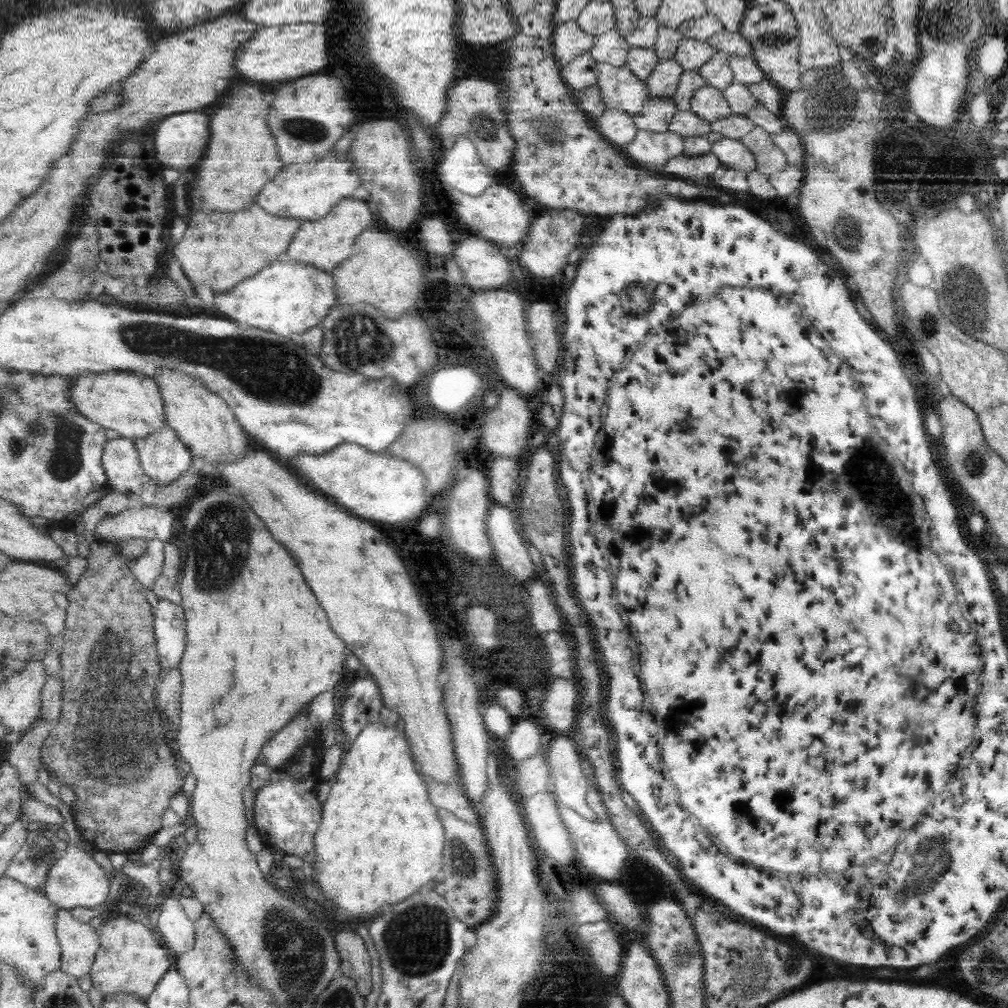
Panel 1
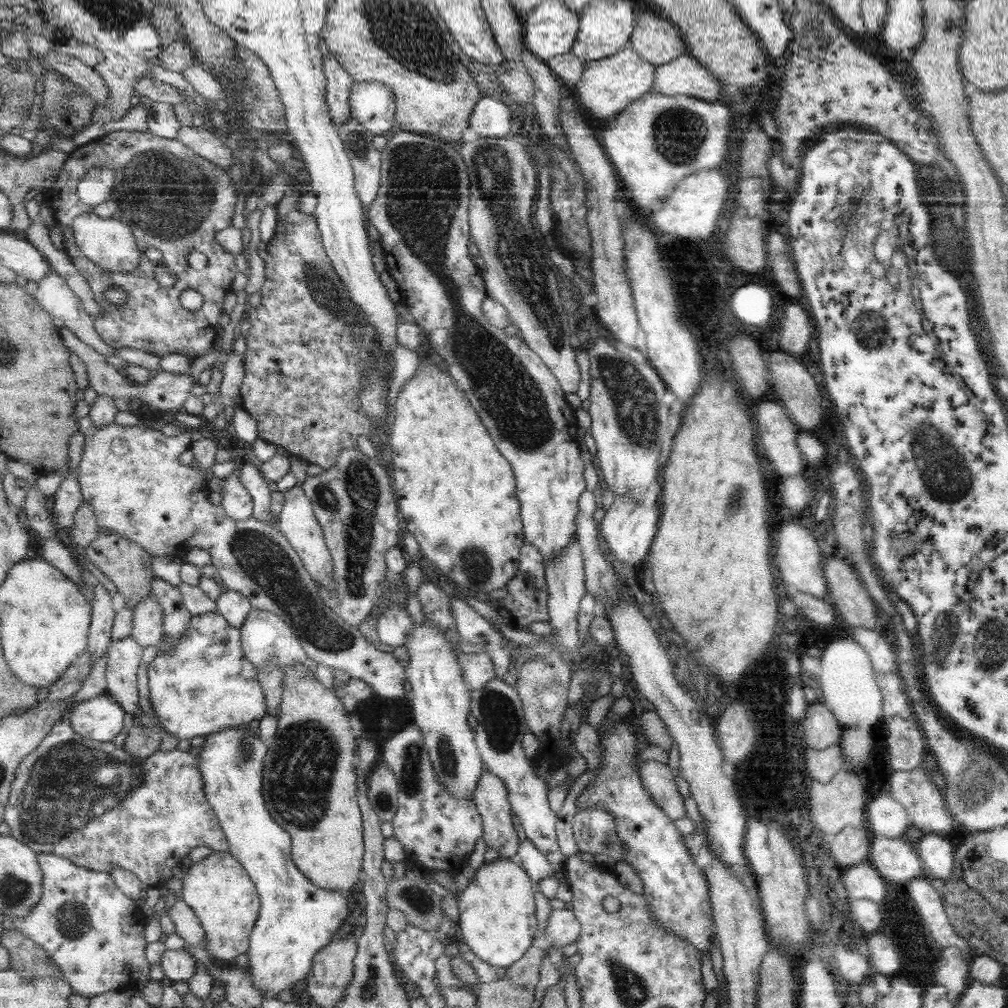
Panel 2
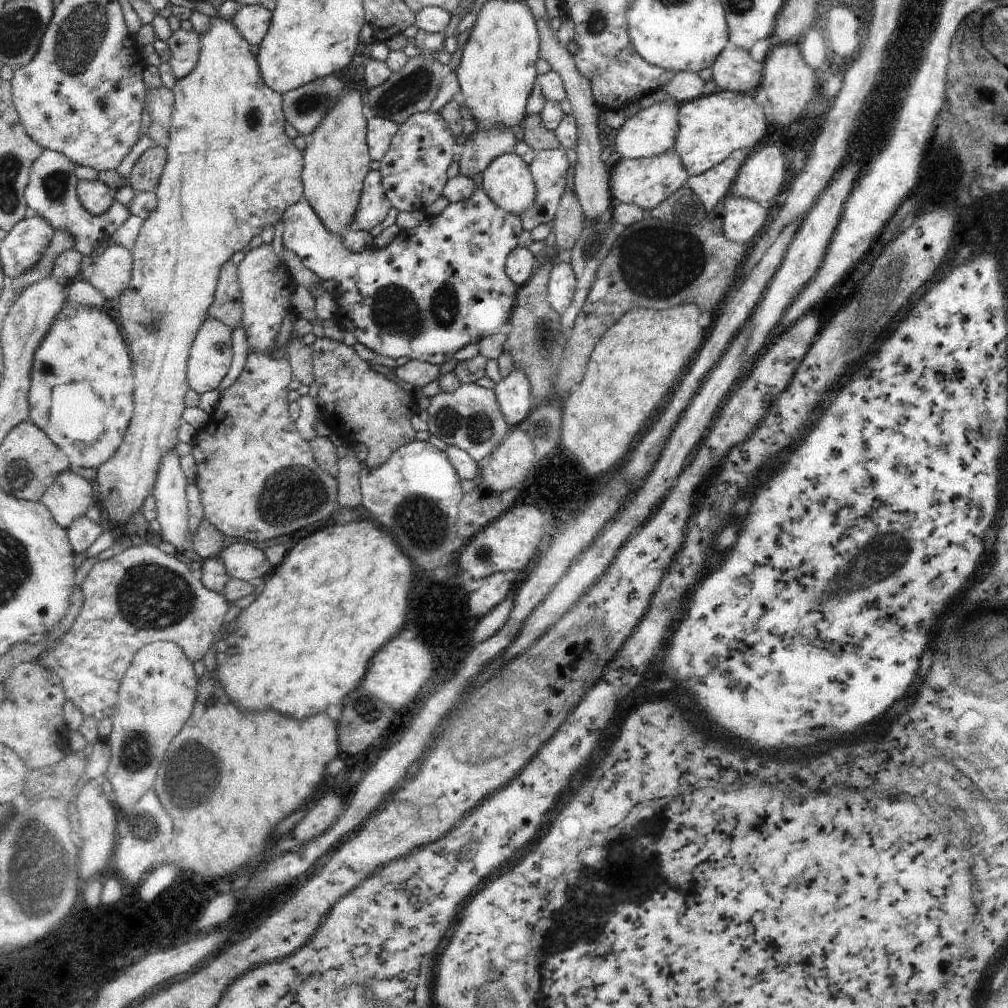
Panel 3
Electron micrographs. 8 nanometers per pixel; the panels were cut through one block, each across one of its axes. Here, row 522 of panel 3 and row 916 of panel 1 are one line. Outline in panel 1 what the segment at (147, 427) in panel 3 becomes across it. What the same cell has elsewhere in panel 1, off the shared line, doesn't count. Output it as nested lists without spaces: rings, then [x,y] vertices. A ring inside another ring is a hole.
[[[119,914],[101,926],[99,933],[101,948],[89,974],[94,988],[104,997],[130,992],[143,1001],[149,999],[171,966],[169,954],[157,942],[153,929]]]

